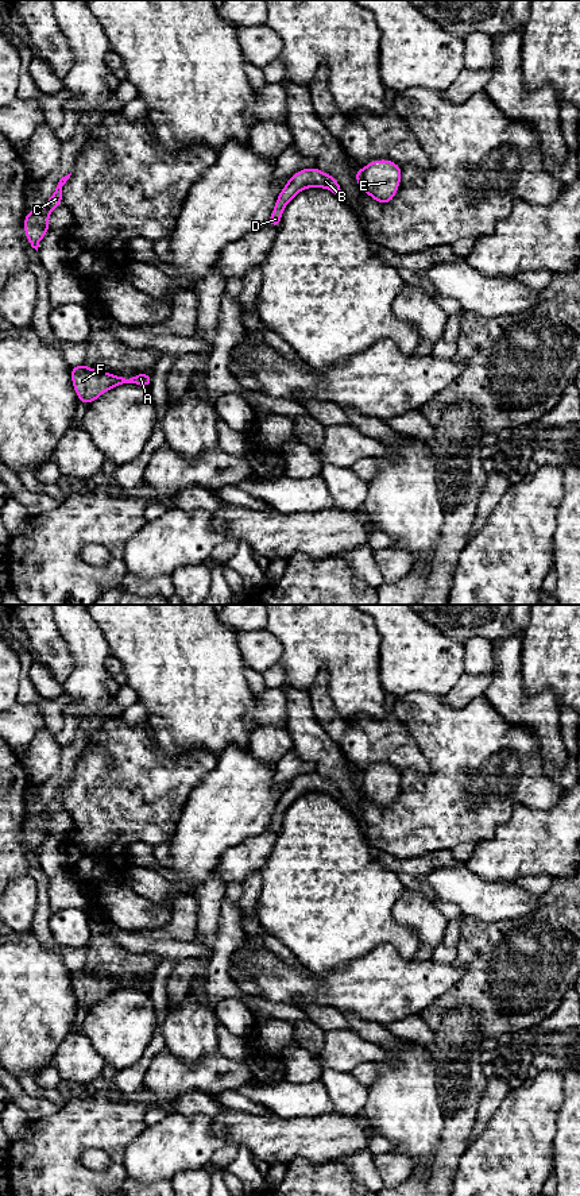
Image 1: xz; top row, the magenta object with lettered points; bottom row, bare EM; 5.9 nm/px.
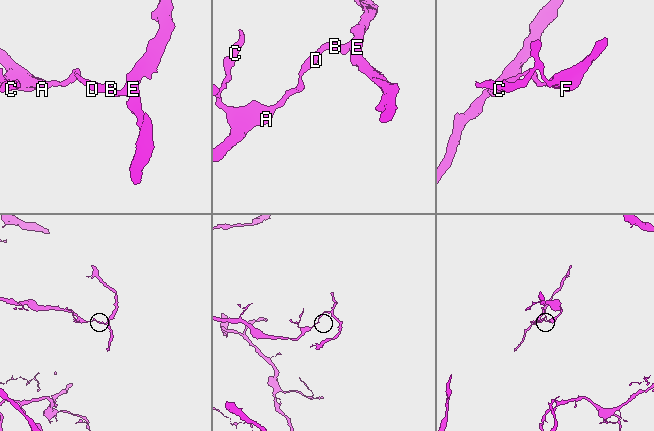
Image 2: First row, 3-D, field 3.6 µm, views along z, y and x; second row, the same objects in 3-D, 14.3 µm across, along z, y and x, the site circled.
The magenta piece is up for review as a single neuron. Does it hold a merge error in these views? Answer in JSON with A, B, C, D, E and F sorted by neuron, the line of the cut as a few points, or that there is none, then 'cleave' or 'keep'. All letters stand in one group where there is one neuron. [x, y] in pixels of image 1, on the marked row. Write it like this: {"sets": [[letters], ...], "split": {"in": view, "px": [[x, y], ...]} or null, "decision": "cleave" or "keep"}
{"sets": [["A", "B", "C", "D", "F"], ["E"]], "split": {"in": "xz", "px": [[360, 169], [363, 188]]}, "decision": "cleave"}

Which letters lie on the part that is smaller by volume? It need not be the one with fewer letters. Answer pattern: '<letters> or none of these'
E

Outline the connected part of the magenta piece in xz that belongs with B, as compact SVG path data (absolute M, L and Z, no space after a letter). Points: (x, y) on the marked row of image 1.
M309 167L309 169L302 169L293 174L285 188L281 190L272 213L266 223L266 225L275 227L278 228L282 220L282 213L285 207L303 189L306 188L325 188L330 190L335 194L341 196L341 189L337 182L337 180L328 174L321 171L317 167Z

